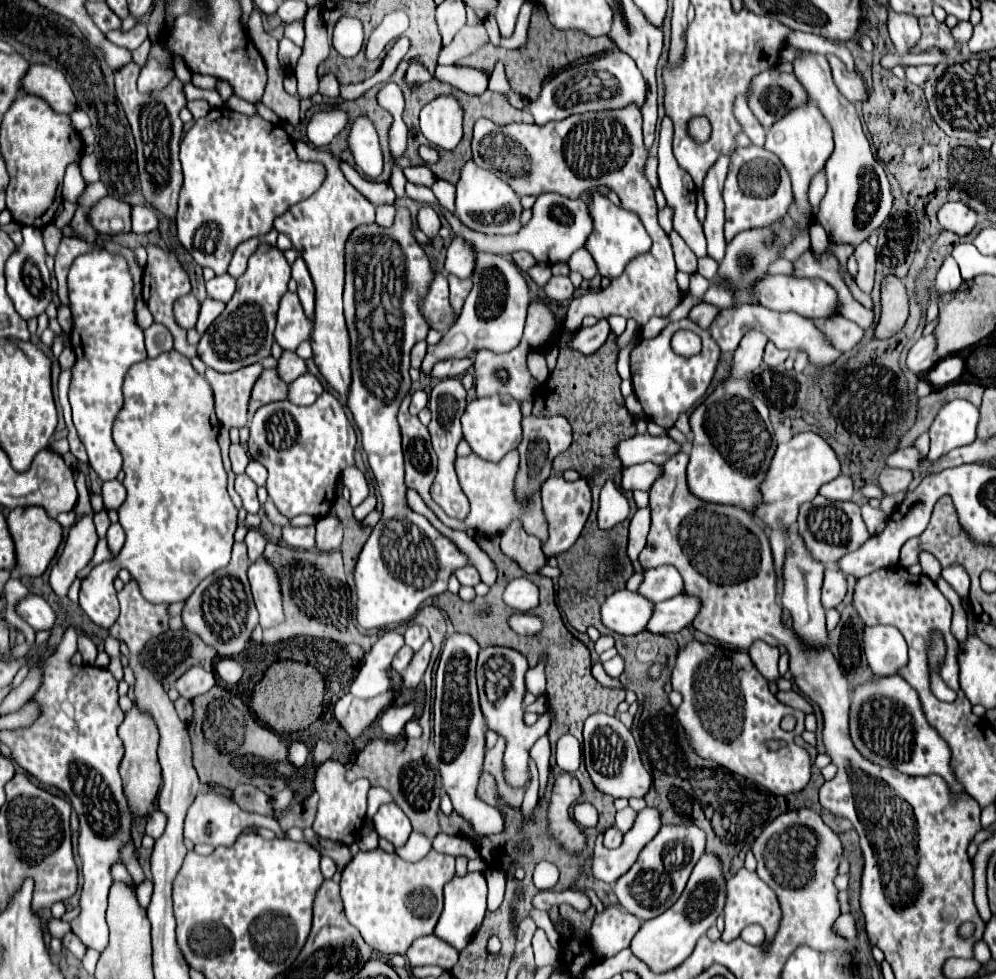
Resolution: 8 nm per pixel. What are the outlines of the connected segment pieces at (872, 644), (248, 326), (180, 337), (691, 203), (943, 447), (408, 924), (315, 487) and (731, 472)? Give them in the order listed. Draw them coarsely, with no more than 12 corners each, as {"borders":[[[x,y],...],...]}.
{"borders":[[[868,626],[864,652],[876,676],[908,664],[894,626]],[[260,244],[200,360],[236,372],[270,356],[290,264]],[[148,244],[142,298],[154,322],[192,358],[186,330],[176,326],[174,302],[192,290],[174,252]],[[664,118],[658,178],[674,208],[674,230],[696,256],[706,238],[696,218],[696,186],[676,164],[674,128]],[[968,400],[948,402],[930,426],[930,452],[976,440],[980,408]],[[376,848],[341,873],[366,944],[404,954],[434,926],[454,858]],[[324,392],[252,416],[248,452],[288,518],[334,504],[356,432]],[[746,332],[730,380],[690,416],[688,490],[758,520],[776,452],[744,376],[768,338]]]}

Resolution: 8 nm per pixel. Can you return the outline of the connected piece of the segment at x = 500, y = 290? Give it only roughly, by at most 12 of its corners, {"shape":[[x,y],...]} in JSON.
{"shape":[[474,250],[472,292],[428,348],[440,360],[510,352],[532,302],[512,260]]}

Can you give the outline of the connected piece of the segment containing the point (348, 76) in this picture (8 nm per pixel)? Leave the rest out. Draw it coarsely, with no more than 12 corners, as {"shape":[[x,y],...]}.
{"shape":[[332,50],[318,76],[334,74],[340,84],[354,84],[362,76],[364,50],[344,58]]}

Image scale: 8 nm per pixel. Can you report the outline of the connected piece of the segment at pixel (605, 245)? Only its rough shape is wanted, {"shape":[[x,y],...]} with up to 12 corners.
{"shape":[[598,192],[584,246],[600,276],[620,276],[652,248],[634,212]]}

